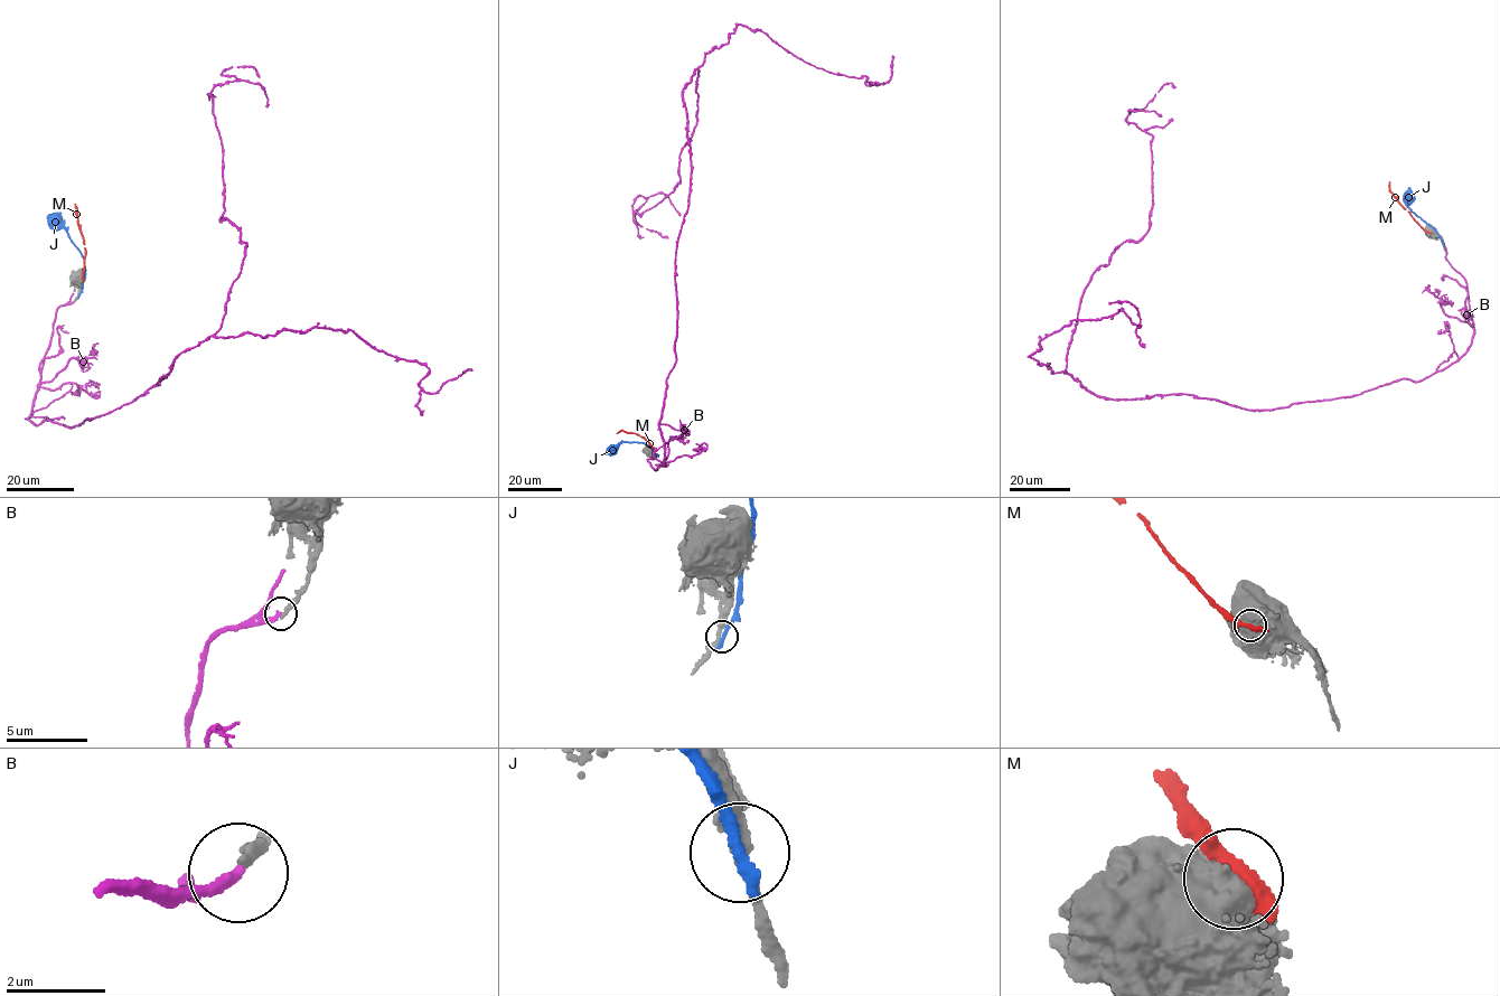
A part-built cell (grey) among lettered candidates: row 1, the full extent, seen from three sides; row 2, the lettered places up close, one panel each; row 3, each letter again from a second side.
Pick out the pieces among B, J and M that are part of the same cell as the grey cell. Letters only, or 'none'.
B

